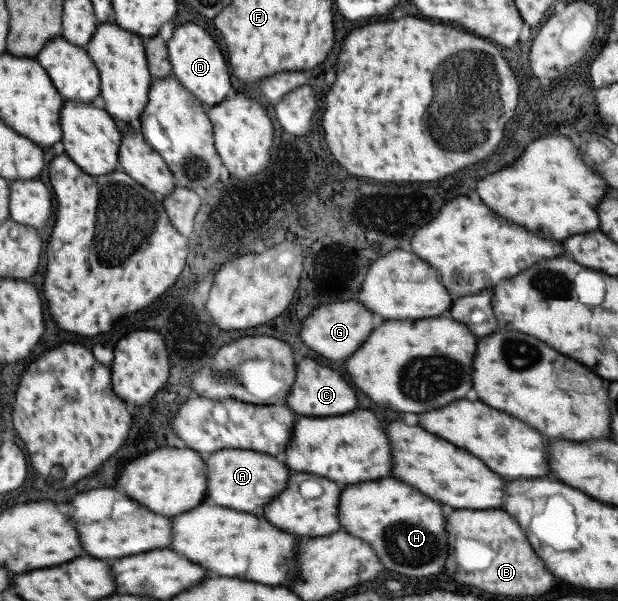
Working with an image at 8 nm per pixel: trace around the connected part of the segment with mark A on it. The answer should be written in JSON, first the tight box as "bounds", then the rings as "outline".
{"bounds":[204,450,286,512],"outline":[[[218,450],[204,458],[206,468],[207,502],[218,507],[250,512],[264,506],[268,500],[286,486],[286,466],[272,456],[250,452],[250,450]]]}

